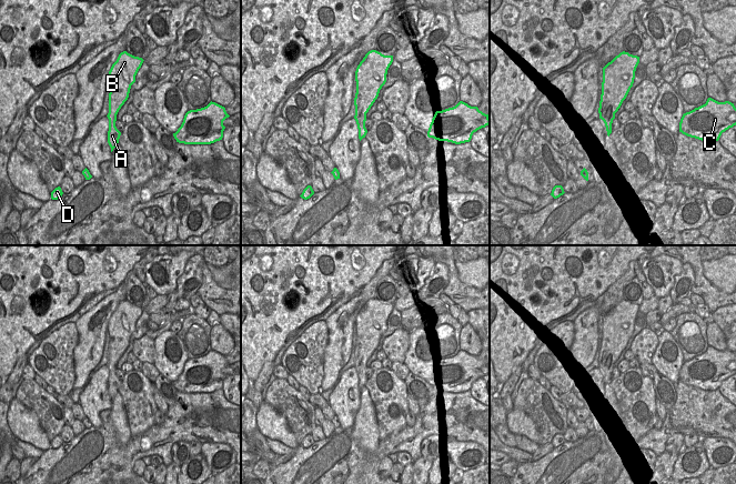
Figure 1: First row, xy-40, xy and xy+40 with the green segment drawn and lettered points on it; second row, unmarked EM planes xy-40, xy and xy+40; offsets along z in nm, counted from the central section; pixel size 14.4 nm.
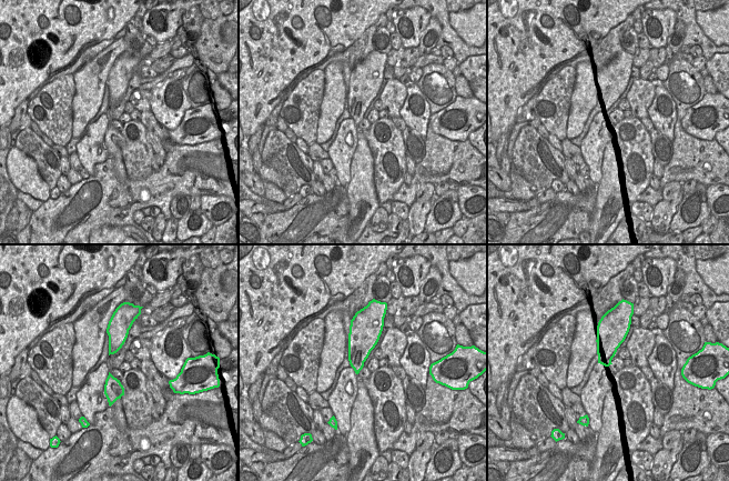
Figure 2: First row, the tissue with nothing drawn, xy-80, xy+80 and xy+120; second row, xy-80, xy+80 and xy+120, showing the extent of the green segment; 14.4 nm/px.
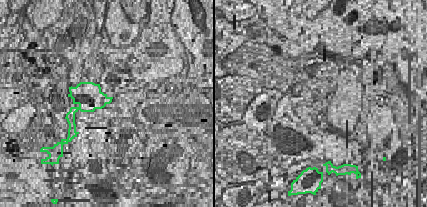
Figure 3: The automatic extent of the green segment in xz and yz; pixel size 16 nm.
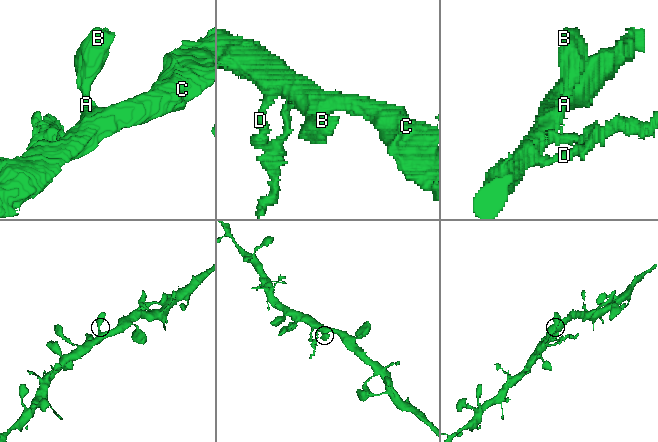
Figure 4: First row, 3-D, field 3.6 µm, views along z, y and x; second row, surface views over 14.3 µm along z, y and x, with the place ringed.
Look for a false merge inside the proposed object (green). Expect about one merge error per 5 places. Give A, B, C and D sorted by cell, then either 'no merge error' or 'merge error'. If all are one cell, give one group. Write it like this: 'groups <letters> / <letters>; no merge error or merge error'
groups A B C D; no merge error

